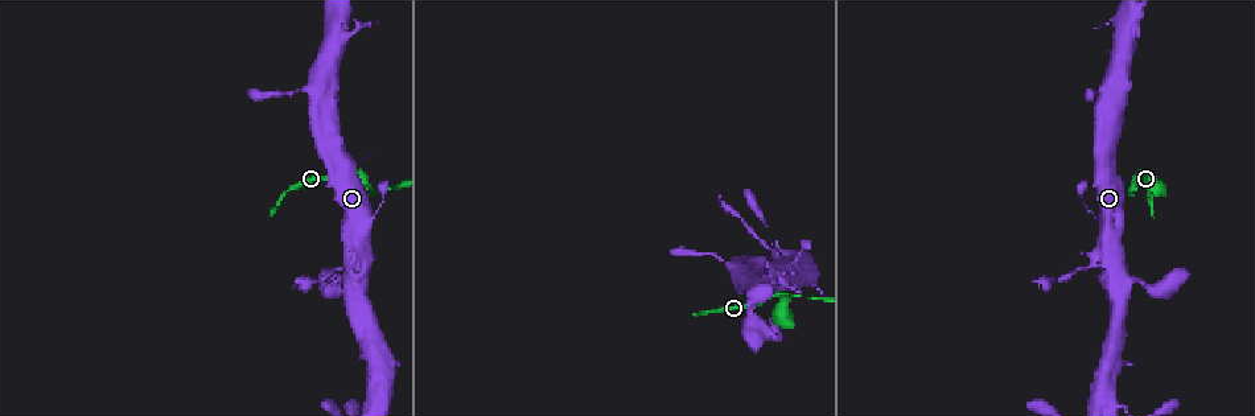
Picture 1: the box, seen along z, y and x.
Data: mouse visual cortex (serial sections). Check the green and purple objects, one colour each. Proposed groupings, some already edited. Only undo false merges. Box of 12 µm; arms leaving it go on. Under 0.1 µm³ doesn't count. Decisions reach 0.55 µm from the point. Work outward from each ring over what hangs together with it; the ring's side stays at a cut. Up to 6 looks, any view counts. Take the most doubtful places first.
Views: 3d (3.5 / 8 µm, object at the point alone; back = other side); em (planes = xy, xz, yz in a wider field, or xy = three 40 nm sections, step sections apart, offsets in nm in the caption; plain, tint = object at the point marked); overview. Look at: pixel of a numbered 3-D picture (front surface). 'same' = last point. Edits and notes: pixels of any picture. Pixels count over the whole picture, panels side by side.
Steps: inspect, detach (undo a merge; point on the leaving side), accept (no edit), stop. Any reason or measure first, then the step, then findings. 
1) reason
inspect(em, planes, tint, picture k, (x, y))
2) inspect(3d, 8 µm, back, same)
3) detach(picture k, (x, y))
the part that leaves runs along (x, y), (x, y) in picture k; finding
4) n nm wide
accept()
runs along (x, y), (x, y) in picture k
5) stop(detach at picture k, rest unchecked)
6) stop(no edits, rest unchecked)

arms part here
inspect(3d, 8 µm, back, picture 1, (776, 291))

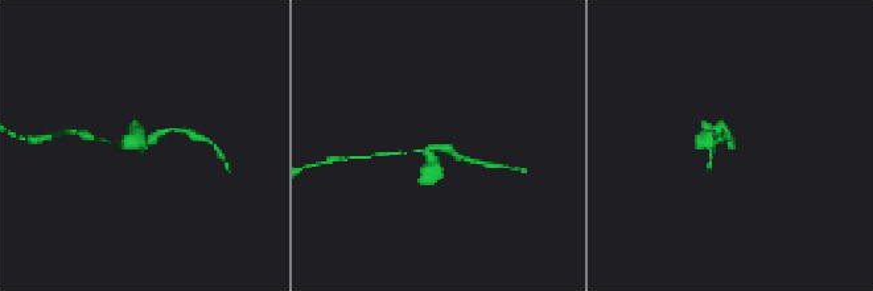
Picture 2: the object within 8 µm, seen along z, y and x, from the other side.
inspect(3d, 3.5 µm, picture 2, (732, 139))

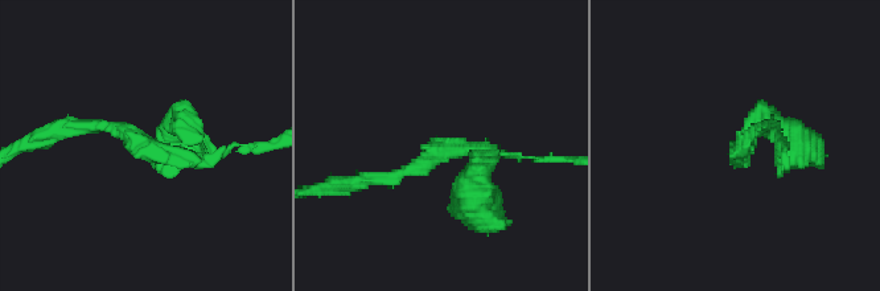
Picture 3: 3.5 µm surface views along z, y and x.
accept()
continuous, no second cell

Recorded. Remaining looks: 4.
three arms meet
inspect(3d, 3.5 µm, back, picture 1, (1121, 279))

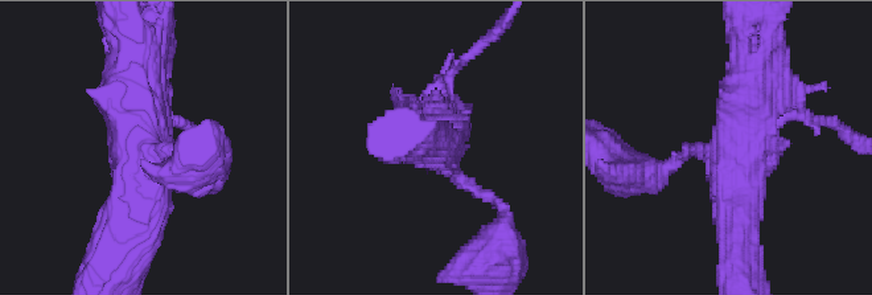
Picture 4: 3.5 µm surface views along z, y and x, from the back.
accept()
all the same cell

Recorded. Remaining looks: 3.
three arms meet
inspect(3d, 3.5 µm, picture 1, (1106, 396))

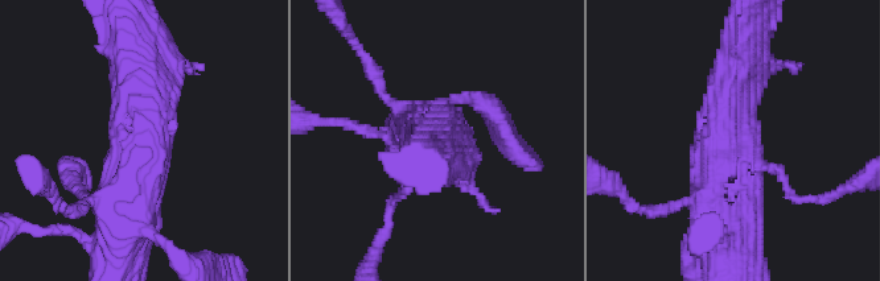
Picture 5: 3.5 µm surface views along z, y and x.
need the tissue
inspect(em, xy, step 2, plain, picture 5, (733, 146))

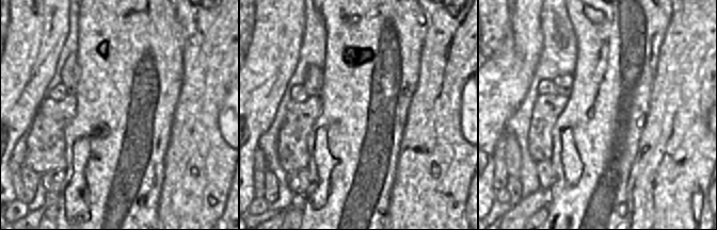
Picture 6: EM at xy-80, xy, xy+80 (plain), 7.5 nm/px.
inspect(em, xy, step 2, tint, same)

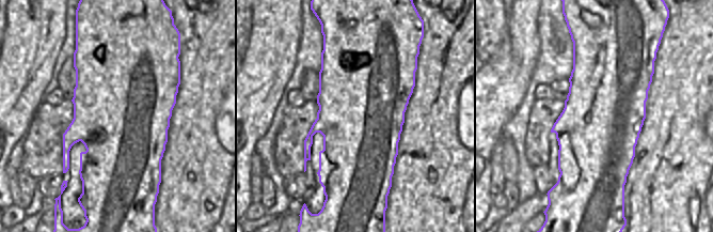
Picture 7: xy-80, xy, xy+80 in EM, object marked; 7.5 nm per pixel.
3 arms; arms of 150, 400, 500 nm
accept()
runs along (139, 58), (144, 147), (103, 187) in picture 5; all the same cell

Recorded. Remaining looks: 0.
stop(no edits, rest unchecked)

